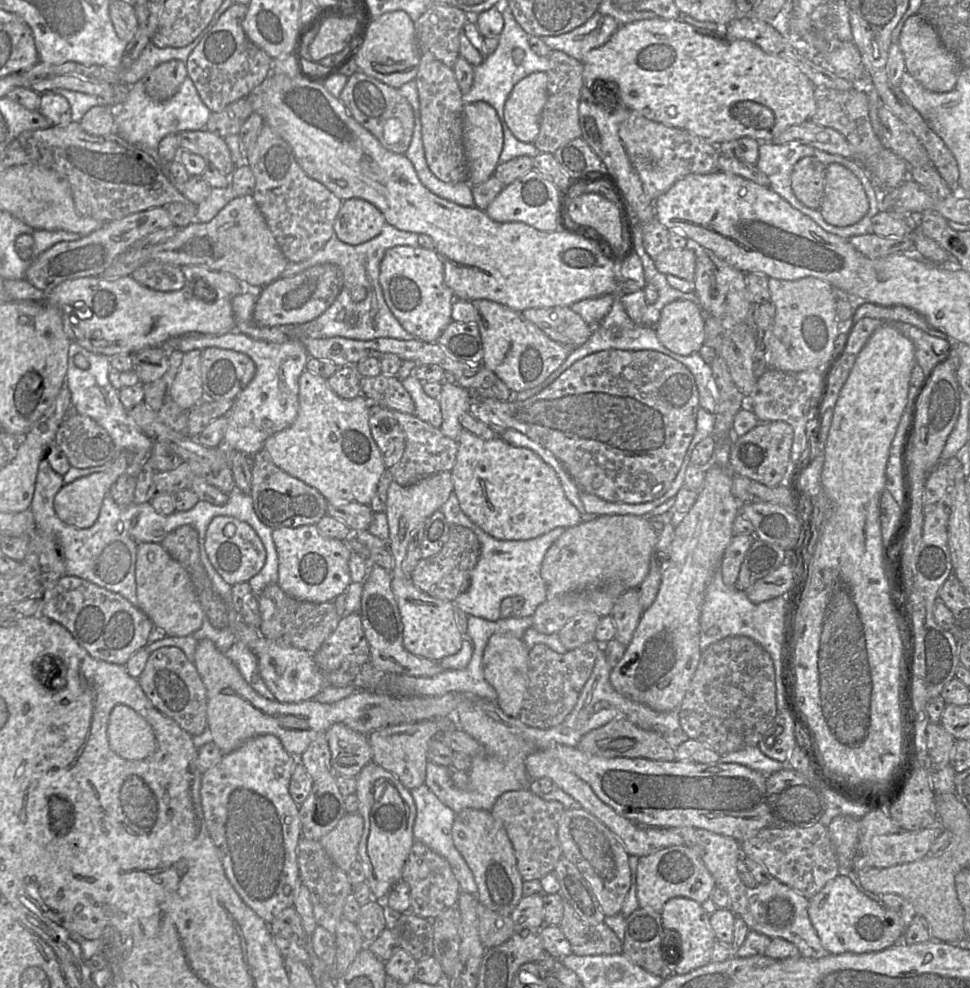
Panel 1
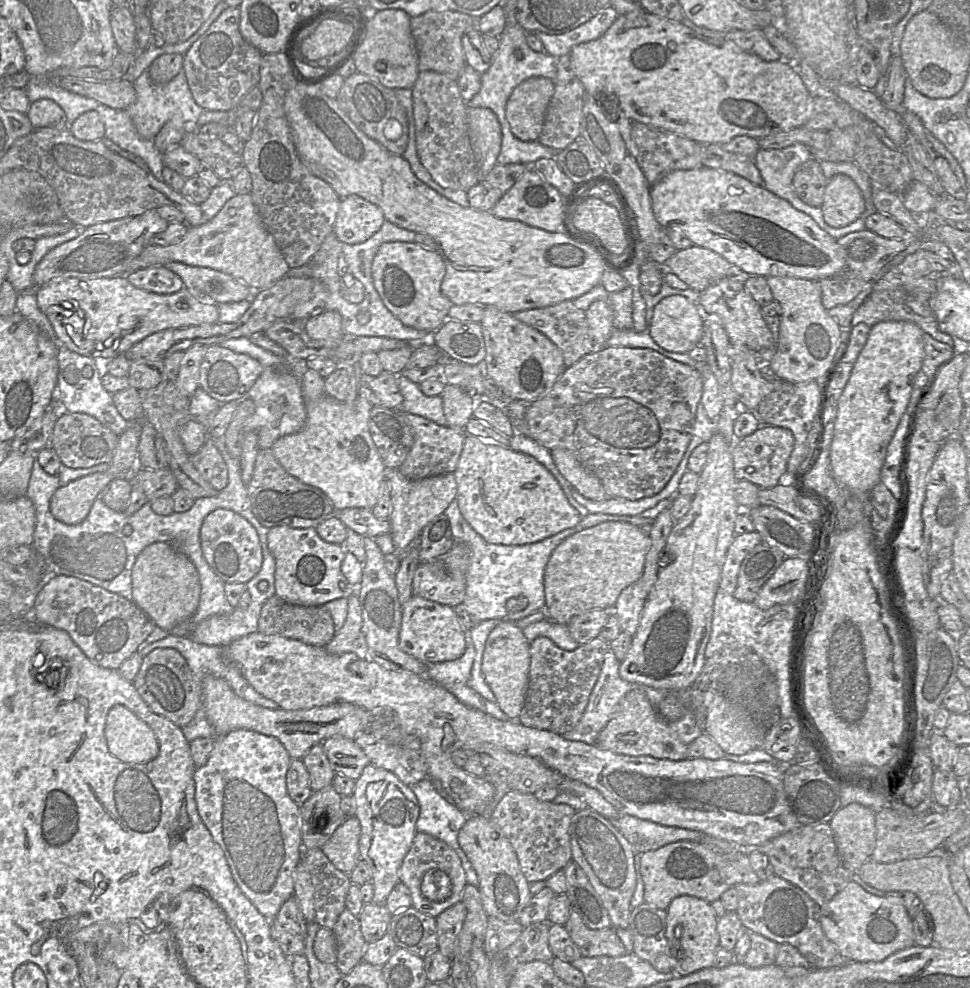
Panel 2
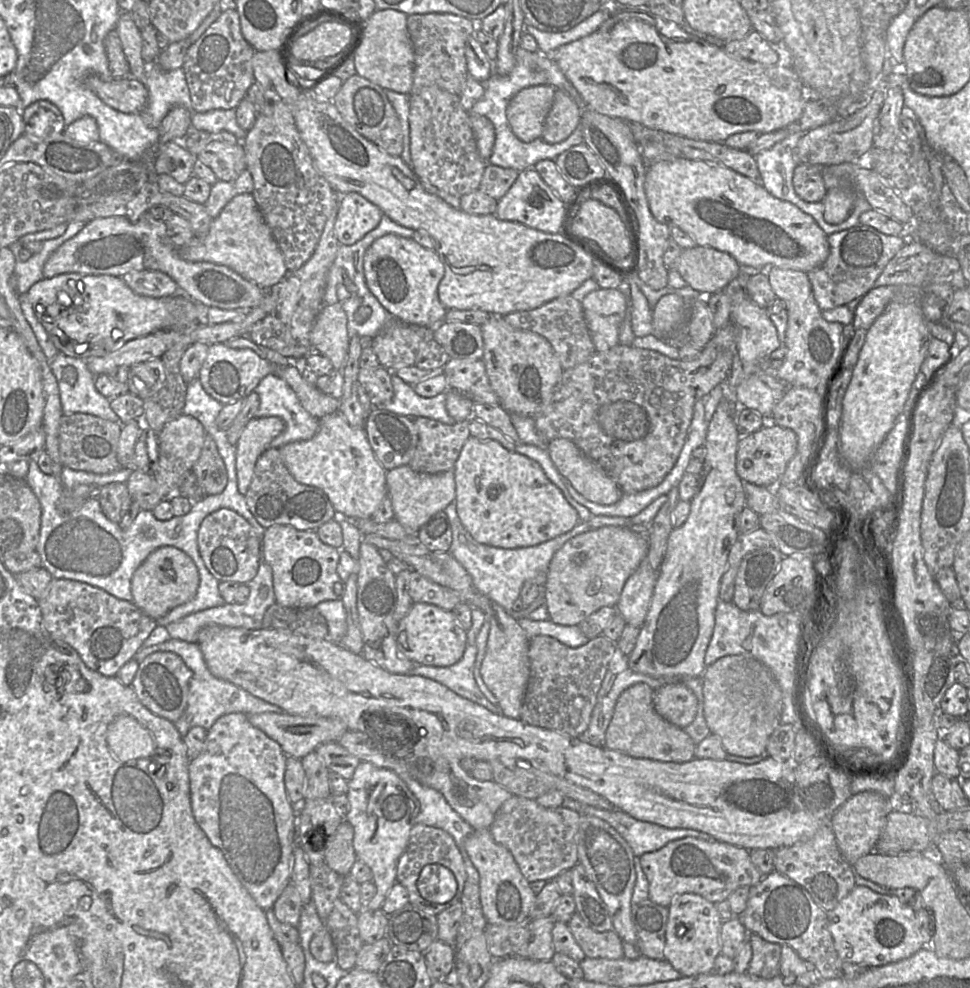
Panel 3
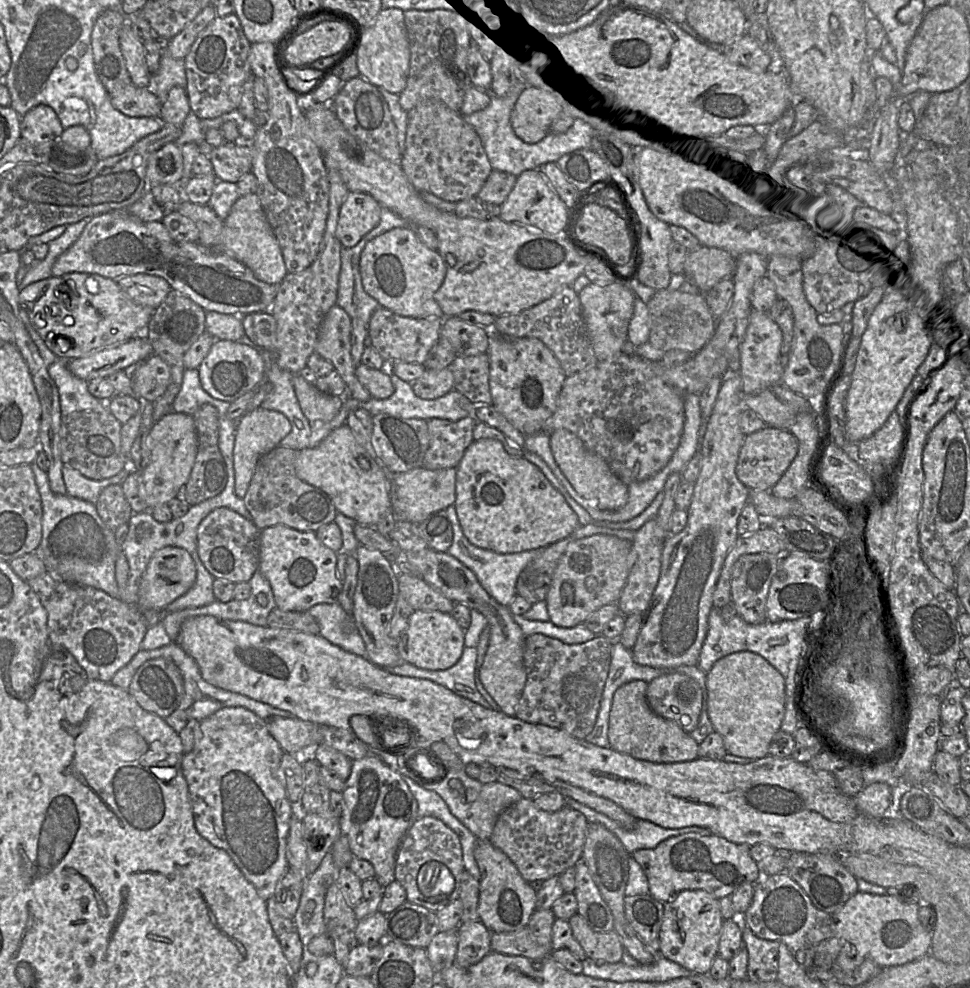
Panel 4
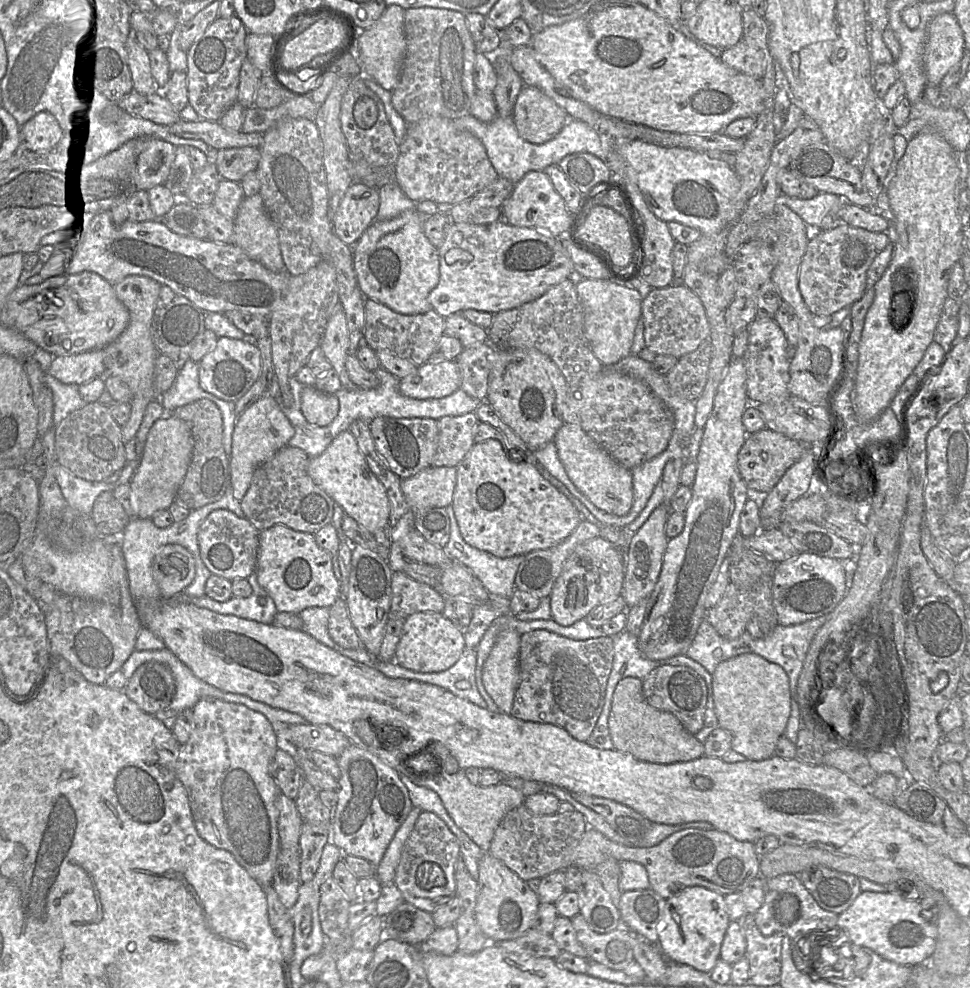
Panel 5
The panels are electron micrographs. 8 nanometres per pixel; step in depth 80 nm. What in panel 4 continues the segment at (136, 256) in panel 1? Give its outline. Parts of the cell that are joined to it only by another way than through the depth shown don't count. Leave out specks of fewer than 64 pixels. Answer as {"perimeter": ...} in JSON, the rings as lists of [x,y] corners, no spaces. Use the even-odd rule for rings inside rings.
{"perimeter":[[[256,193],[240,196],[233,204],[229,215],[223,220],[221,241],[216,247],[246,265],[252,270],[258,280],[265,283],[278,285],[288,273],[284,264],[281,248]]]}

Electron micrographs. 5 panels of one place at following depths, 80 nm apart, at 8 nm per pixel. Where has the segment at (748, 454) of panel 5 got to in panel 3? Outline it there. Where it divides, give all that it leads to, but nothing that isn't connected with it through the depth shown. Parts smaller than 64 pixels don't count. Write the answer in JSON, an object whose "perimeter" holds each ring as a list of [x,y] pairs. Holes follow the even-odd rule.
{"perimeter":[[[767,421],[756,432],[740,438],[736,453],[736,473],[742,481],[758,486],[776,487],[790,460],[797,451],[797,436],[793,430]]]}

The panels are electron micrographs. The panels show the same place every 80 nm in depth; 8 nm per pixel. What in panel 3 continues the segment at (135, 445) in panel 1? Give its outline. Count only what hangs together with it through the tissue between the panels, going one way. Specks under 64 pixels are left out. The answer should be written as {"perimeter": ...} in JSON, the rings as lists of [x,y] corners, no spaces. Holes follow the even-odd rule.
{"perimeter":[[[58,352],[50,362],[50,369],[58,384],[63,415],[85,413],[122,424],[112,410],[110,400],[97,391],[96,376],[89,371],[85,360]],[[68,366],[77,370],[78,377],[74,384],[63,379],[64,370]]]}

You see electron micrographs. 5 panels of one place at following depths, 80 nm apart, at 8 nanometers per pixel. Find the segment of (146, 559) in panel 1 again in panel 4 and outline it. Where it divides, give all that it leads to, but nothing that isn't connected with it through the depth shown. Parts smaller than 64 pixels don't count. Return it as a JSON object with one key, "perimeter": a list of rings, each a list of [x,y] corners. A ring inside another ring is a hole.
{"perimeter":[[[176,546],[162,547],[153,553],[140,579],[137,606],[140,609],[162,610],[185,594],[195,580],[196,566],[189,552]]]}

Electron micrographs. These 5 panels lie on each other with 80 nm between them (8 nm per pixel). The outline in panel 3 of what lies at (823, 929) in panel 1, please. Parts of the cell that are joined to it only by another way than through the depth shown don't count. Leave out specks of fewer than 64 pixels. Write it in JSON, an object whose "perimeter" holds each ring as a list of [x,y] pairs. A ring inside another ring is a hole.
{"perimeter":[[[856,885],[834,909],[827,912],[828,928],[839,957],[847,963],[864,967],[878,967],[912,956],[925,947],[915,922],[915,910],[897,896],[882,895],[871,889]]]}

